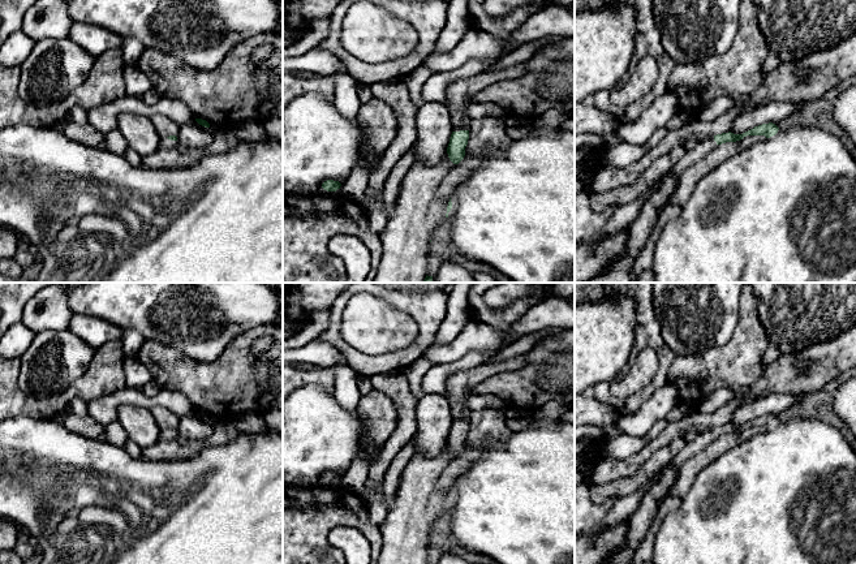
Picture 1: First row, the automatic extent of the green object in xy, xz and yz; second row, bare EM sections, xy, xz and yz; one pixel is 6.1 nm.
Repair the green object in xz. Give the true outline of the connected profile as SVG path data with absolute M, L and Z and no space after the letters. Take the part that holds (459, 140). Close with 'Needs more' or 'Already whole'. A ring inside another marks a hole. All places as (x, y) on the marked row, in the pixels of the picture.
M459 125L456 129L453 129L447 147L448 158L453 164L459 164L464 159L468 139L469 125Z. Needs more

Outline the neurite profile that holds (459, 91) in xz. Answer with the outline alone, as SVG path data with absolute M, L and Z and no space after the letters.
M519 64L496 70L483 70L469 78L452 81L447 87L447 107L449 109L452 128L456 129L459 125L470 126L472 119L466 112L466 107L470 104L470 98L474 94L500 79L520 77L526 72L525 65Z

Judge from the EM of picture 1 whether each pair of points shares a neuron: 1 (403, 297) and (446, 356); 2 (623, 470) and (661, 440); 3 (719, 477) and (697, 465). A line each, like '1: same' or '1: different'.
1: different
2: same
3: different

